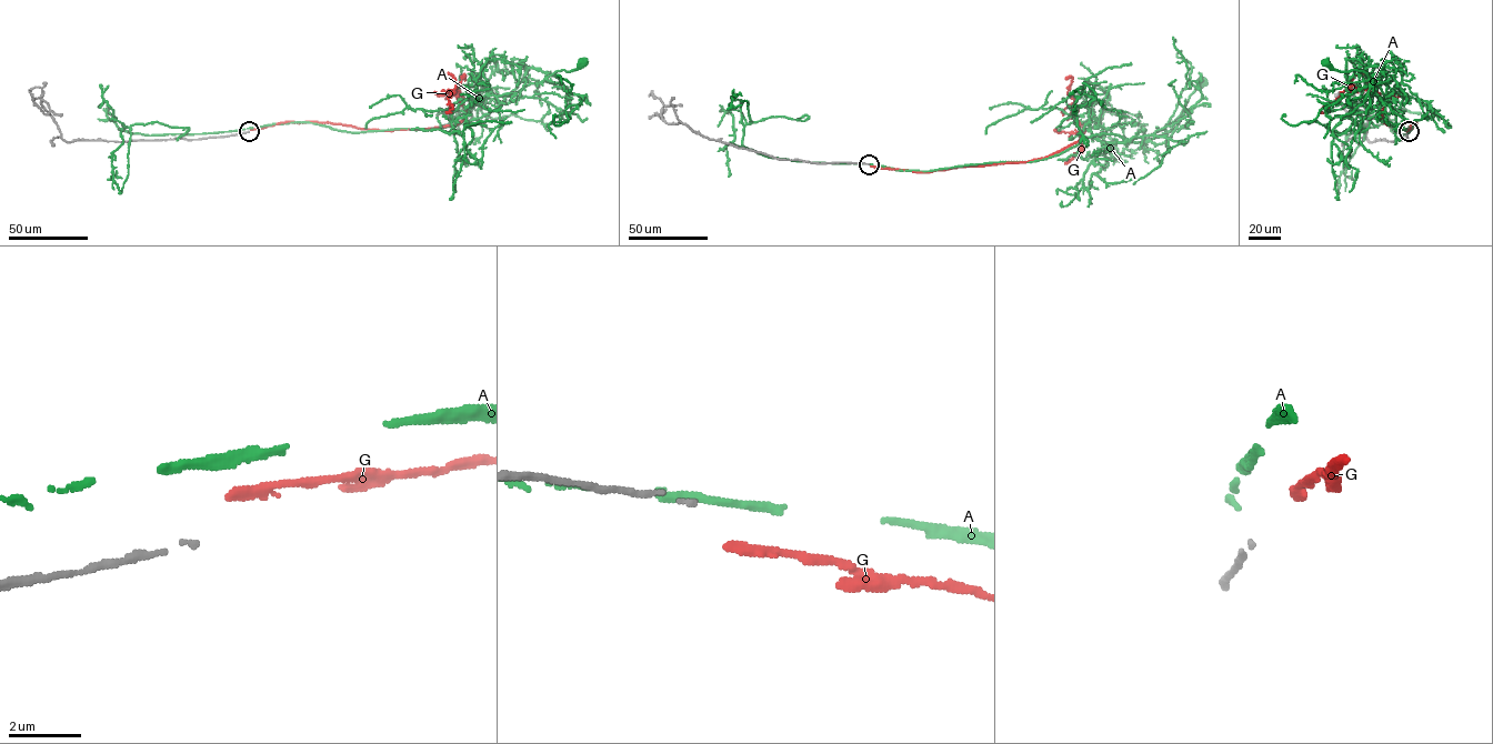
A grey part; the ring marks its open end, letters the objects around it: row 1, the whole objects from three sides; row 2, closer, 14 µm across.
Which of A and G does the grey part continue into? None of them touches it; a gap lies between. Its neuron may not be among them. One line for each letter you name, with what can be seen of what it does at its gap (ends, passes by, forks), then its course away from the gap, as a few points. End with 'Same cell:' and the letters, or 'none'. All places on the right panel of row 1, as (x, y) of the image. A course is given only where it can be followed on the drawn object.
Same cell: none

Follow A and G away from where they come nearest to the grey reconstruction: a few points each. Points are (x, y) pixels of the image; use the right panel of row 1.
A: (1408, 128), (1415, 122), (1408, 132), (1379, 118), (1385, 97), (1366, 73), (1339, 71), (1324, 61)
G: (1410, 130), (1416, 121), (1406, 130), (1386, 124), (1382, 117), (1384, 104), (1355, 86), (1325, 104), (1322, 112)

